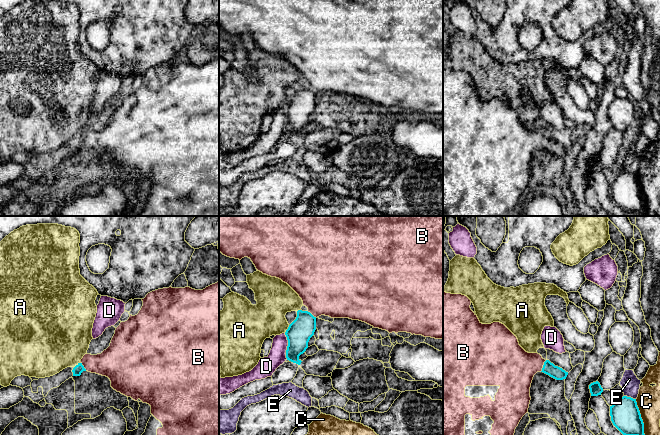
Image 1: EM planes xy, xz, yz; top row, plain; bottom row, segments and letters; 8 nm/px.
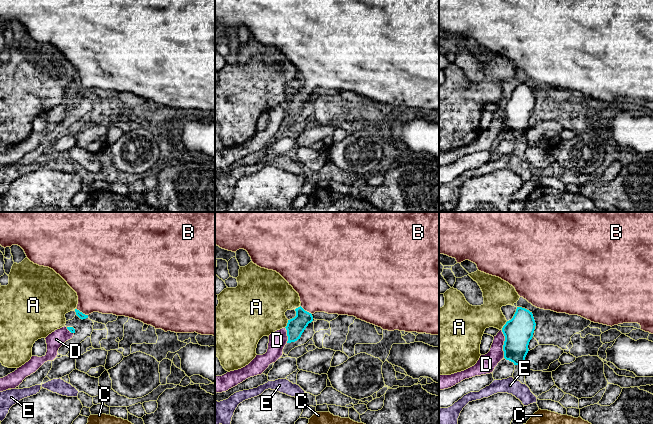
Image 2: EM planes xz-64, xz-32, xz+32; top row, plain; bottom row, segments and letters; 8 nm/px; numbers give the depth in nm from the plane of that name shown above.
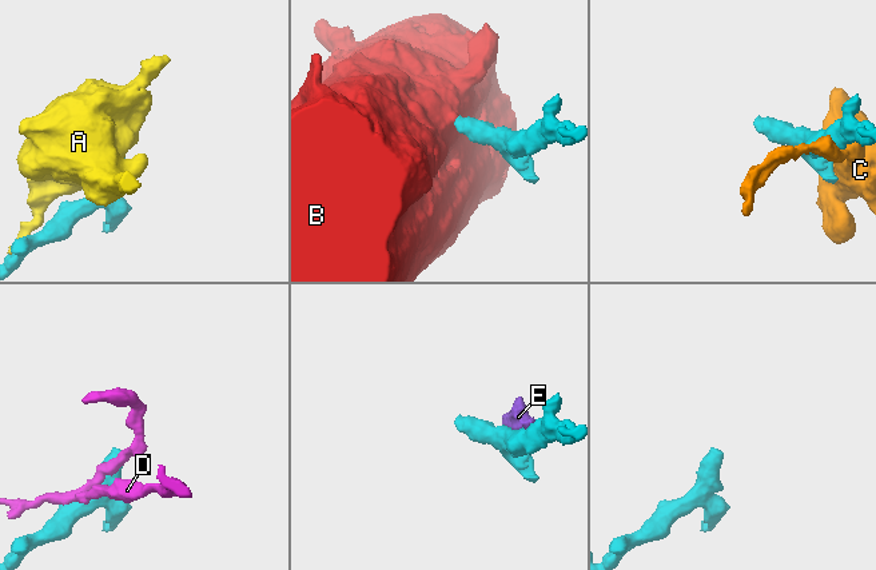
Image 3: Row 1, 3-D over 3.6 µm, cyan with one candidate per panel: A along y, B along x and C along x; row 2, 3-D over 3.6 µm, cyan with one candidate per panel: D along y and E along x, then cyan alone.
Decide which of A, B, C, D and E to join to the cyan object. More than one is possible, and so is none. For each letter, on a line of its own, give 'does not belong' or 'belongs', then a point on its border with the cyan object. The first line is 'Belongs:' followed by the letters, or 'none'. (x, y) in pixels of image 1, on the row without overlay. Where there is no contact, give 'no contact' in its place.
Belongs: B
A: does not belong; contact xz (287, 105)
B: belongs; contact yz (543, 142)
C: does not belong; contact yz (641, 195)
D: does not belong; contact xz (287, 122)
E: does not belong; contact yz (630, 173)

